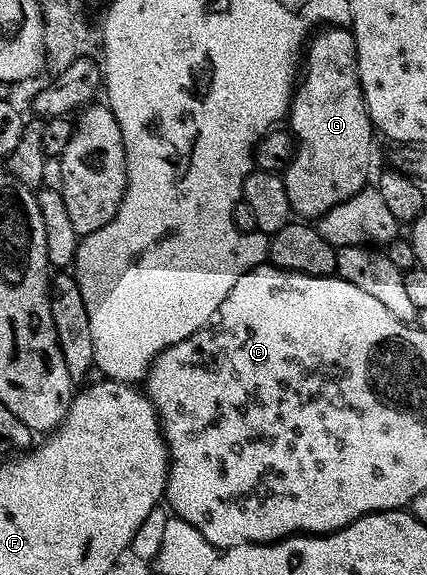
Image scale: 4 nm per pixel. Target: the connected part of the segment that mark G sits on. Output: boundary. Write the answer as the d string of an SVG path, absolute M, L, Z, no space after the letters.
M323 27L306 42L301 76L291 94L289 121L290 117L289 132L293 138L293 152L281 173L285 194L288 196L290 212L296 218L318 219L337 207L337 203L343 203L369 185L367 168L371 165L373 126L367 118L359 74L355 72L355 37L350 28Z

